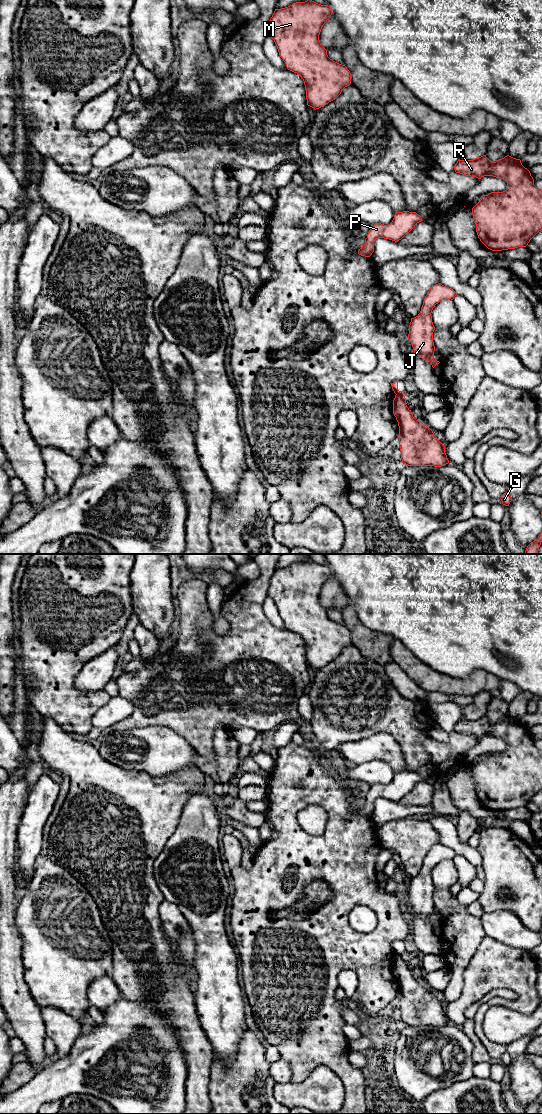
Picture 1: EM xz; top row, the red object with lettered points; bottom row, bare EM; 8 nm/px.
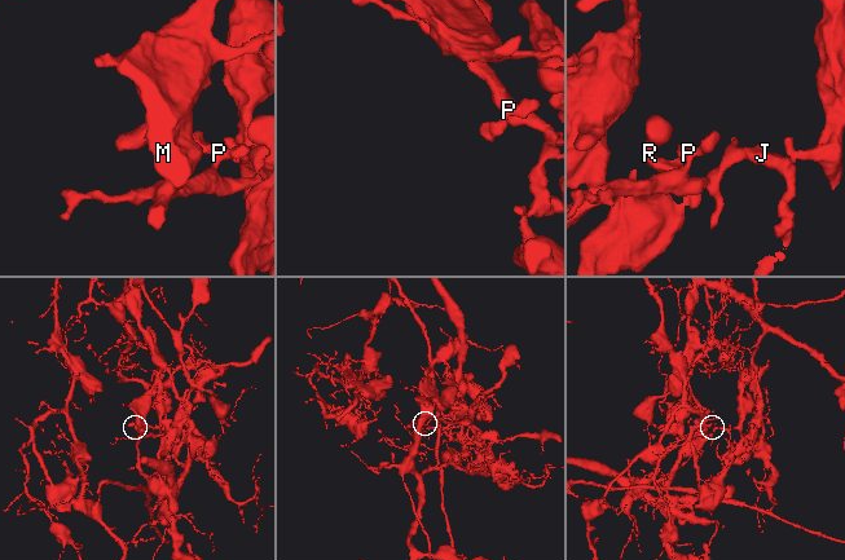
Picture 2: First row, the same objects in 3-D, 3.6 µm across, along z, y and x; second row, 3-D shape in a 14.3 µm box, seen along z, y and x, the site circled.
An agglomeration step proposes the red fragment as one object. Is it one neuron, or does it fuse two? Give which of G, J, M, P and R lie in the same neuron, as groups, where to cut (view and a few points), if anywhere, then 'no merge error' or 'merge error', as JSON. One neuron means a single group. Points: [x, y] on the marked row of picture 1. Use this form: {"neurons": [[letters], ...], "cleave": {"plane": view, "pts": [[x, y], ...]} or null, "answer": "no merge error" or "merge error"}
{"neurons": [["G", "J", "M", "P"], ["R"]], "cleave": {"plane": "xz", "pts": [[396, 394], [404, 397]]}, "answer": "merge error"}

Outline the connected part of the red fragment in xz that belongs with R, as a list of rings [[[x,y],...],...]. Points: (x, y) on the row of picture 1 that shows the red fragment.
[[[483,155],[473,160],[458,160],[454,170],[478,179],[493,176],[507,182],[505,191],[482,195],[481,200],[472,208],[478,238],[488,249],[502,251],[526,247],[542,230],[542,191],[534,185],[530,171],[522,165],[520,159],[507,155],[493,162]]]

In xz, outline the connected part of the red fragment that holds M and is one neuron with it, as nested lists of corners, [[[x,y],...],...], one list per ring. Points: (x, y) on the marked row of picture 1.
[[[312,0],[296,2],[288,7],[275,9],[267,33],[274,40],[287,69],[303,79],[307,105],[315,110],[335,100],[342,90],[351,84],[350,71],[345,65],[330,59],[327,50],[319,41],[321,29],[332,13],[328,5]]]

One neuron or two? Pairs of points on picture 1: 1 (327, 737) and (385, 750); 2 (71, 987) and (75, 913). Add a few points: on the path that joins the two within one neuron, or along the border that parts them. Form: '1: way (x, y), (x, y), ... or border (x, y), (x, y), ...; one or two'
1: border (370, 734), (354, 741), (342, 742), (335, 754); two
2: way (71, 969), (71, 931); one

